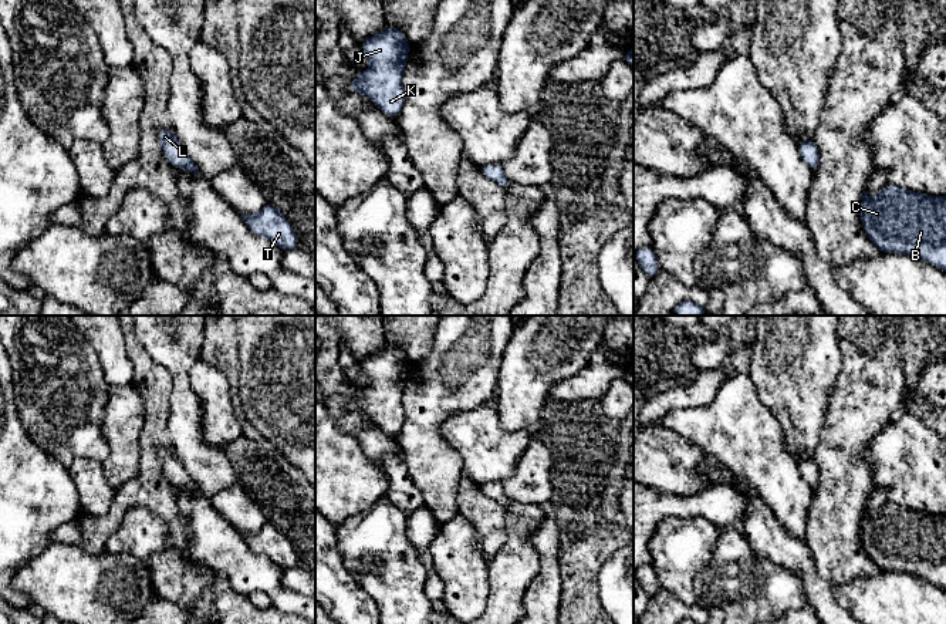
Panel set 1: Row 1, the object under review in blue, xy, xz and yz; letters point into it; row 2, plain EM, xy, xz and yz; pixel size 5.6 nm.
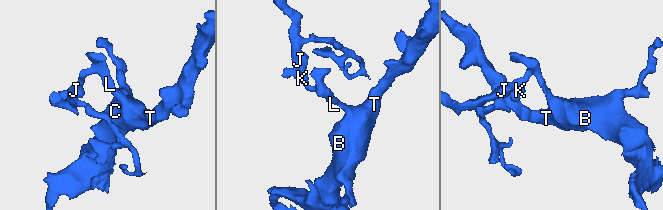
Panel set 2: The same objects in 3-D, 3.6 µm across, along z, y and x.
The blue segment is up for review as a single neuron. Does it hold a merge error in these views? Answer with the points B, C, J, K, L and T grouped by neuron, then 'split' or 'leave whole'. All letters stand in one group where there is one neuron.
groups B C J K L T; leave whole

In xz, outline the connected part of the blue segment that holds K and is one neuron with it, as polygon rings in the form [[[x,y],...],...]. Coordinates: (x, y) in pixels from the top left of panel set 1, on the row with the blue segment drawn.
[[[386,26],[381,33],[365,40],[362,43],[362,50],[369,58],[369,70],[355,77],[349,90],[352,92],[365,94],[386,115],[396,117],[405,101],[402,74],[408,61],[409,47],[405,34],[389,26]]]

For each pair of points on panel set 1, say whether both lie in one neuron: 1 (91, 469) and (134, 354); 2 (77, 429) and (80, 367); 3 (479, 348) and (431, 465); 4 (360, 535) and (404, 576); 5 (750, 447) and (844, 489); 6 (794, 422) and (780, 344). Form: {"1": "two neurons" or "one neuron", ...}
{"1": "two neurons", "2": "one neuron", "3": "one neuron", "4": "one neuron", "5": "two neurons", "6": "one neuron"}

